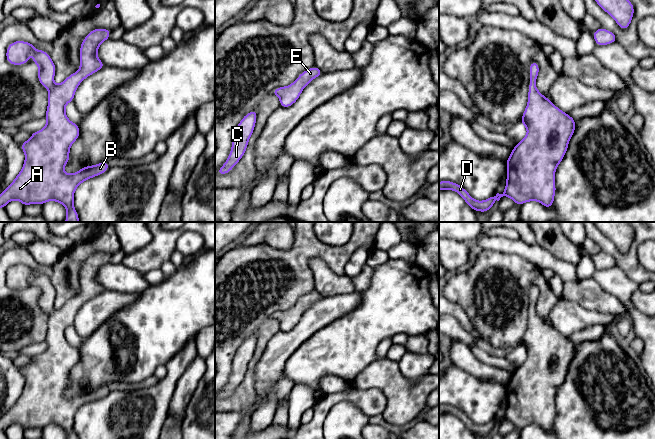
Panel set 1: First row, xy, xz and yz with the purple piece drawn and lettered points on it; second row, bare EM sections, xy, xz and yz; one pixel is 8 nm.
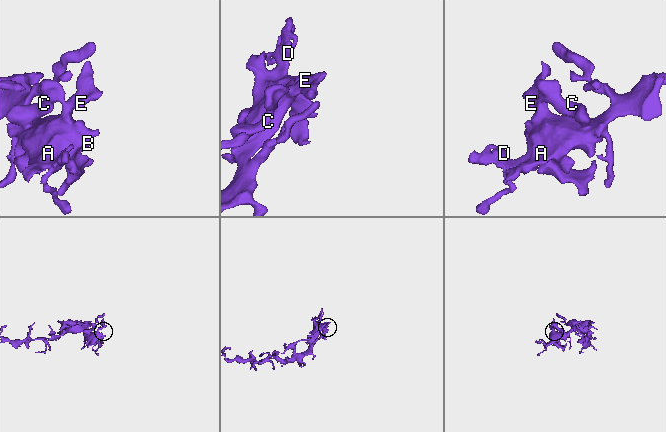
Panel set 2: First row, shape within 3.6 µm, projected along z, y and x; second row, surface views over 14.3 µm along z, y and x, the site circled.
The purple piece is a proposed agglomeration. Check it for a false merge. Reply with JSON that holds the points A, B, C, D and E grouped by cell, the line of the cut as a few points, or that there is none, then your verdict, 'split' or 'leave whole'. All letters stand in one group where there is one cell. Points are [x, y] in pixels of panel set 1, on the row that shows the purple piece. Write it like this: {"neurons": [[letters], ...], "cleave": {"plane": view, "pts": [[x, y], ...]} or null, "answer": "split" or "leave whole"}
{"neurons": [["A", "B", "C", "D", "E"]], "cleave": null, "answer": "leave whole"}

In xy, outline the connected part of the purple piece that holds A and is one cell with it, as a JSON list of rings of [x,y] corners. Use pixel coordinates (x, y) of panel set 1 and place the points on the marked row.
[[[93,29],[86,35],[80,46],[80,68],[75,73],[69,75],[61,84],[54,84],[54,75],[56,72],[55,64],[50,55],[43,50],[38,50],[34,44],[19,40],[8,45],[6,59],[11,65],[24,65],[29,59],[29,54],[34,51],[32,58],[39,69],[38,81],[49,90],[48,107],[45,120],[47,125],[31,134],[31,138],[21,143],[22,151],[25,153],[23,167],[13,182],[0,194],[0,208],[12,200],[20,201],[24,207],[29,204],[43,205],[47,201],[56,201],[61,203],[67,210],[65,222],[79,222],[78,213],[74,208],[74,192],[76,188],[84,181],[105,173],[109,169],[108,162],[104,161],[93,166],[84,166],[73,174],[66,174],[64,167],[70,160],[70,146],[78,139],[80,135],[79,125],[71,122],[65,113],[66,105],[74,100],[75,92],[79,84],[88,76],[106,67],[97,57],[99,46],[102,42],[110,38],[109,29]]]

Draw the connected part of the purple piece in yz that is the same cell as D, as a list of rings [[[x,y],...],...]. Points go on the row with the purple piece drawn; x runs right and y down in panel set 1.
[[[536,61],[531,62],[529,71],[528,103],[520,122],[527,127],[527,135],[516,144],[506,160],[504,192],[477,201],[459,184],[452,181],[439,182],[439,190],[457,192],[474,211],[489,211],[494,202],[503,196],[511,198],[516,205],[538,201],[546,208],[553,206],[555,171],[568,149],[576,129],[576,120],[536,89],[539,74]]]

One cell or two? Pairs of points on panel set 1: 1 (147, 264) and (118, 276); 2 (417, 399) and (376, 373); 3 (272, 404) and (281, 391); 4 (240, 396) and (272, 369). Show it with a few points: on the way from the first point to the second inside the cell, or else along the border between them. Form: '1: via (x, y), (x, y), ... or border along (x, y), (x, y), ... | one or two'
1: border along (121, 263), (143, 274) | two
2: via (407, 398), (386, 377) | one
3: via (274, 401), (279, 394) | one
4: border along (258, 361), (254, 370), (255, 402), (250, 407) | two

